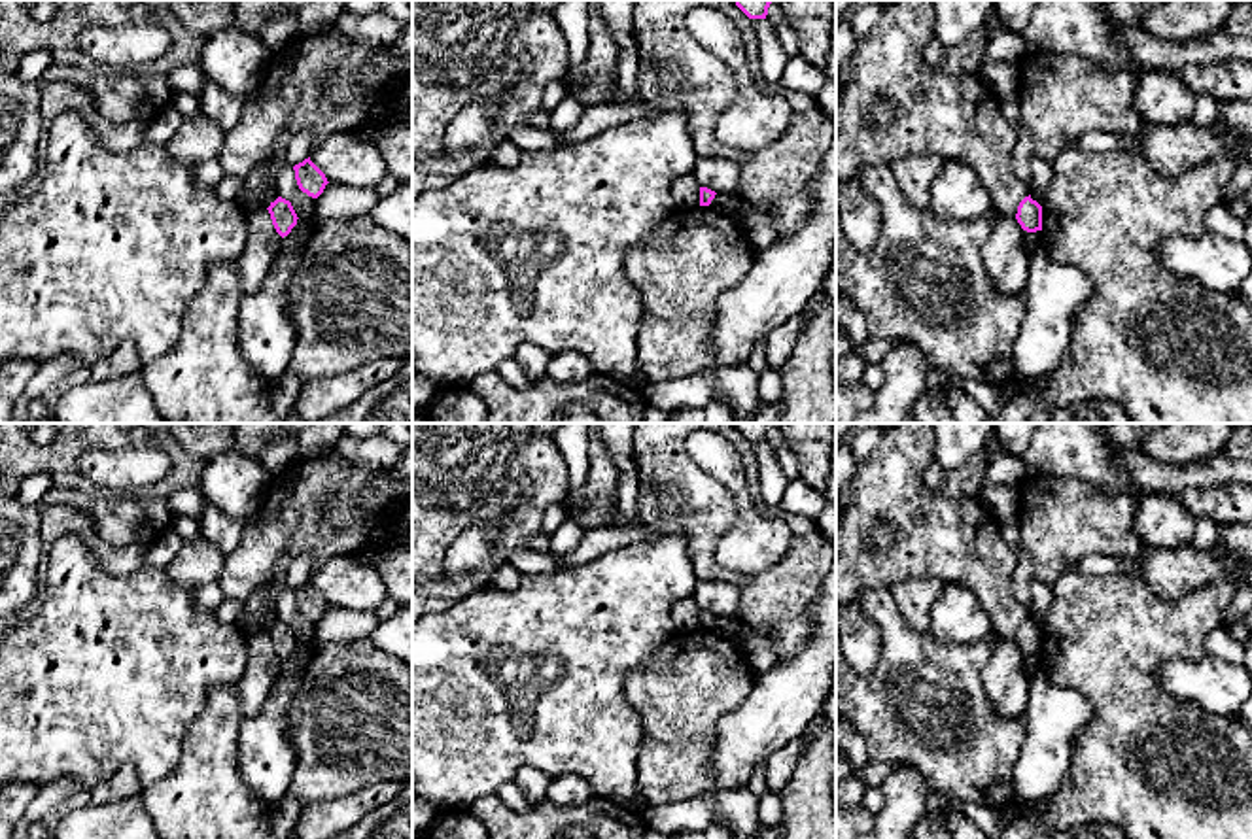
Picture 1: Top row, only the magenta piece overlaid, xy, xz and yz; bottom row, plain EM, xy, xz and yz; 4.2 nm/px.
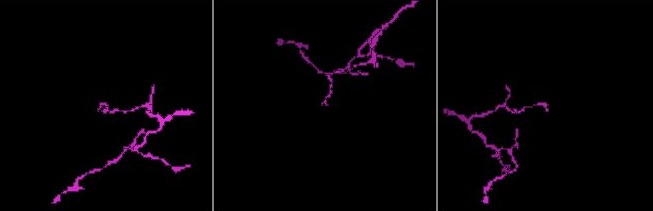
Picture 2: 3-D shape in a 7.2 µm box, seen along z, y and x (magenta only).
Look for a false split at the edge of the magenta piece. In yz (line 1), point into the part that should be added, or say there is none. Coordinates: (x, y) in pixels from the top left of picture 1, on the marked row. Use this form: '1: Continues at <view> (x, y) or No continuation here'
1: No continuation here

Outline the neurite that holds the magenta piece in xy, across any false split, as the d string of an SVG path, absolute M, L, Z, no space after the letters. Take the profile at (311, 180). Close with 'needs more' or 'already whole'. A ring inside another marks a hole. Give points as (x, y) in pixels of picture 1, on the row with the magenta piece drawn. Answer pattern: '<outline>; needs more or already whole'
M308 159L293 166L297 185L303 193L318 198L329 183L325 174Z; already whole

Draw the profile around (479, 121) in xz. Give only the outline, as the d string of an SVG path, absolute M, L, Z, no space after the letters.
M503 91L467 104L446 127L443 153L448 157L490 142L497 134L507 102Z

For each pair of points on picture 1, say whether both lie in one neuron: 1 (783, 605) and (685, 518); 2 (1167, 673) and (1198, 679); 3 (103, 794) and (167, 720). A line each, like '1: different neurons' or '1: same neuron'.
1: same neuron
2: same neuron
3: different neurons

